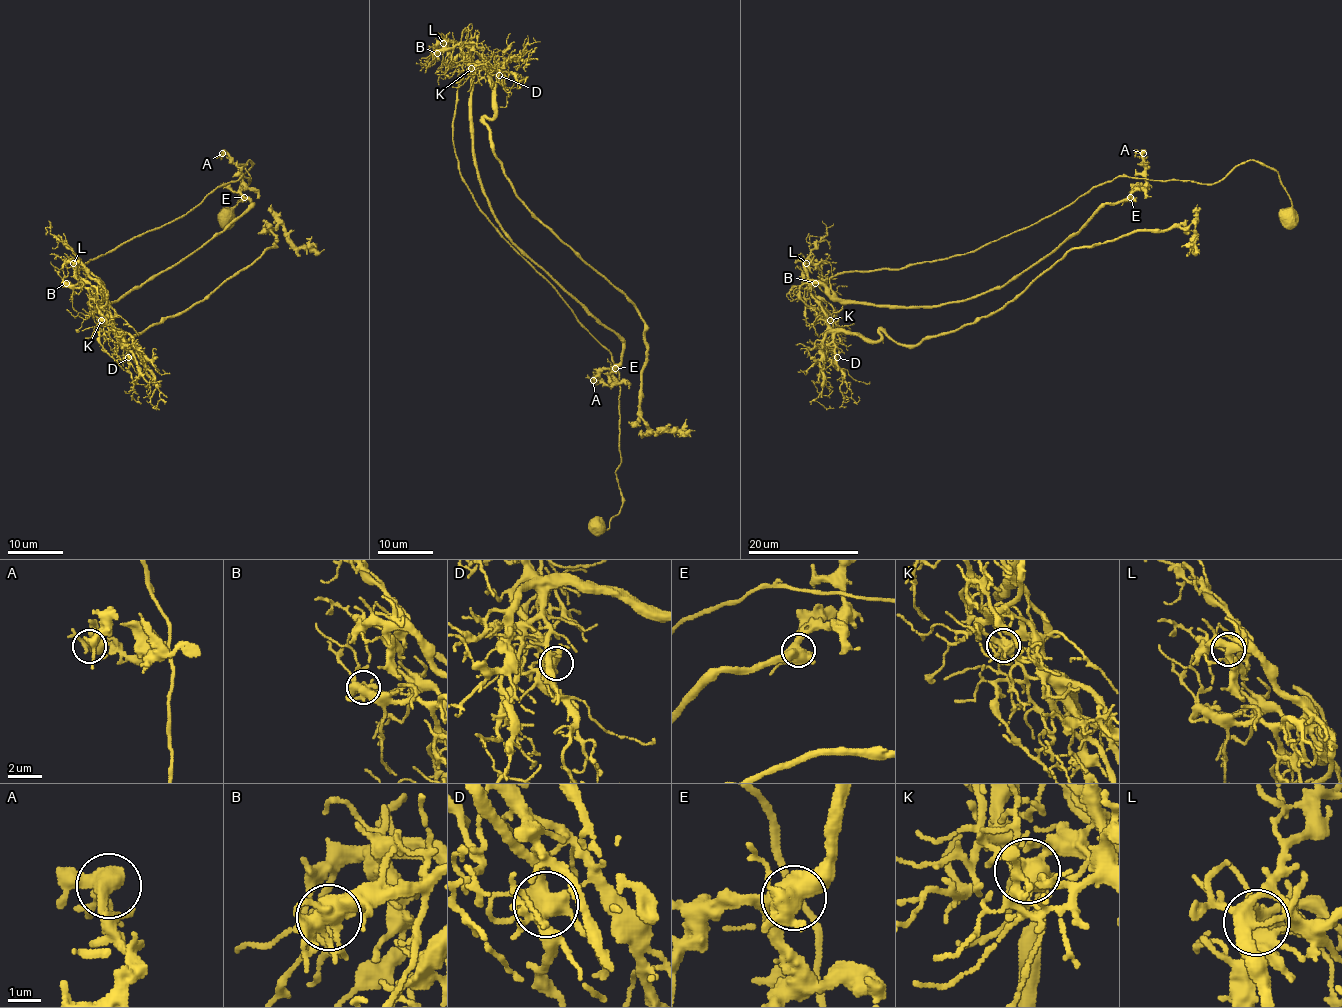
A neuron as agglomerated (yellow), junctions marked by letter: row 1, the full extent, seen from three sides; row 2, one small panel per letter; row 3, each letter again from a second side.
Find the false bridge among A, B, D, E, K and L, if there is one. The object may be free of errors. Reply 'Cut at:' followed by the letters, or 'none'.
Cut at: K

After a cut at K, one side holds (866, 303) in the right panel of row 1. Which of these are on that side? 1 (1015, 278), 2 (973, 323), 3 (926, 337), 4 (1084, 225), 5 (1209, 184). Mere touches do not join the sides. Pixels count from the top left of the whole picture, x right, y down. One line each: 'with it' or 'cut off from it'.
1: with it
2: cut off from it
3: cut off from it
4: with it
5: with it

